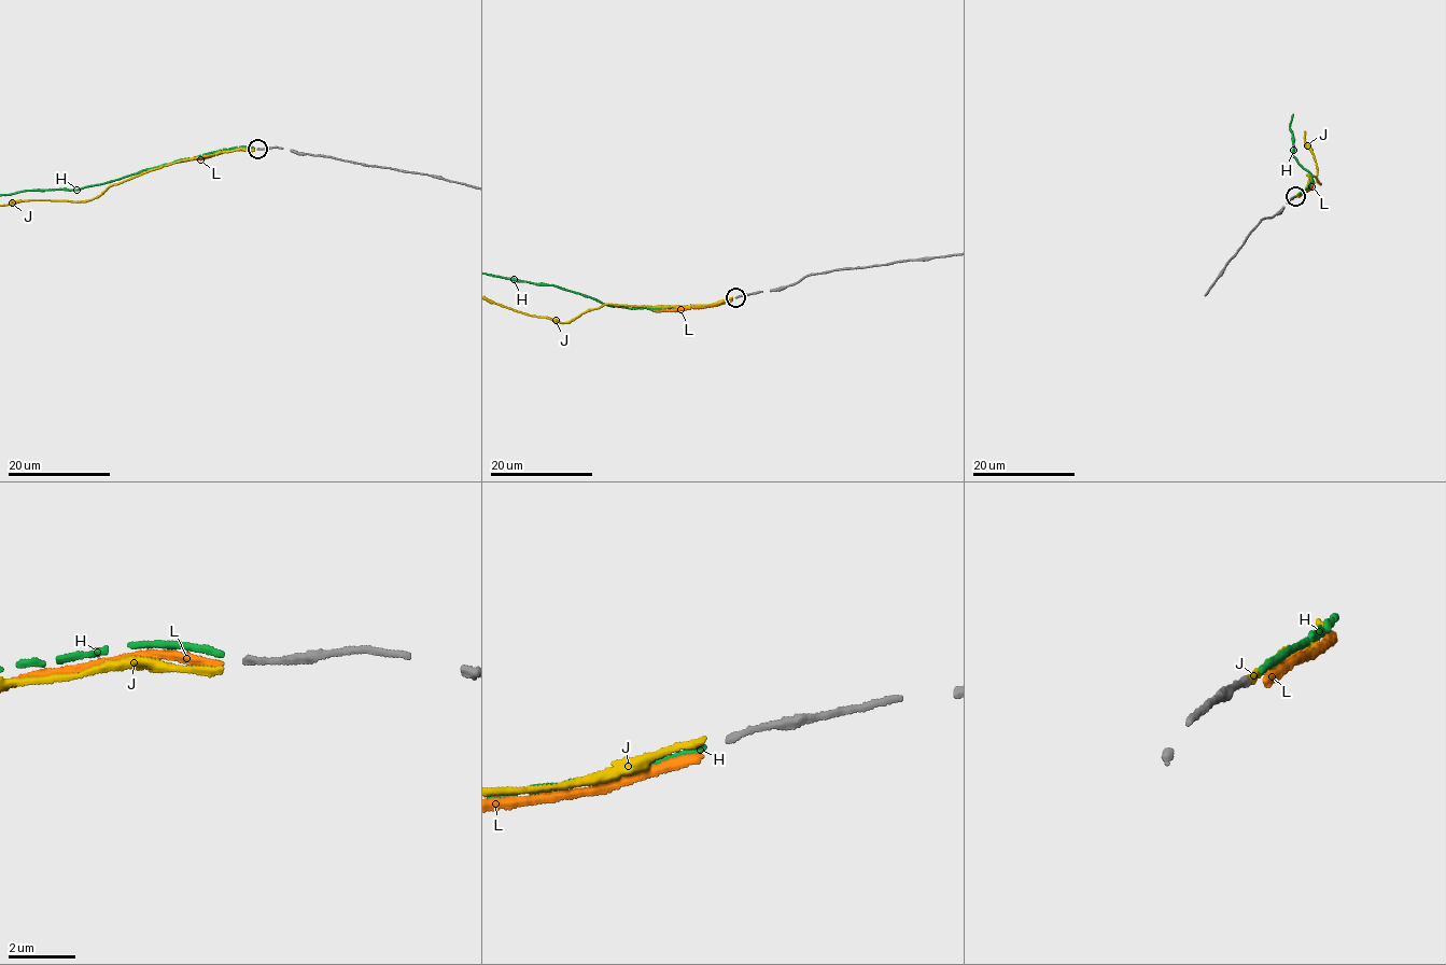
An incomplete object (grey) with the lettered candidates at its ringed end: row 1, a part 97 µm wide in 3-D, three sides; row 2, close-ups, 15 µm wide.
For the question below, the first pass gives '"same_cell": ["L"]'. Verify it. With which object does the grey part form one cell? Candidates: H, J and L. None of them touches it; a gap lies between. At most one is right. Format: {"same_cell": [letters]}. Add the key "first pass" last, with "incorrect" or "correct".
{"same_cell": ["H"], "first pass": "incorrect"}

